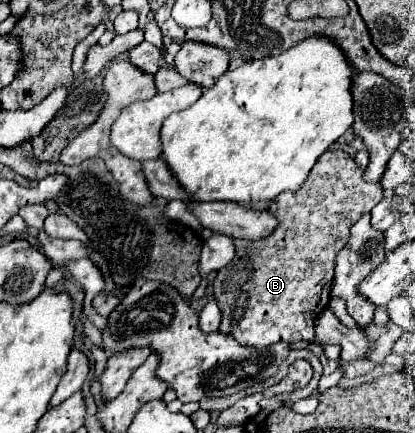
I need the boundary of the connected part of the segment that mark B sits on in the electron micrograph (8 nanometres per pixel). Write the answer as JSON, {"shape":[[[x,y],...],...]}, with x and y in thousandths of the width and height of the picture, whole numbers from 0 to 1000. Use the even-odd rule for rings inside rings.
{"shape":[[[788,346],[720,439],[682,443],[648,467],[643,485],[672,503],[672,522],[643,554],[566,554],[566,600],[523,628],[513,651],[537,725],[528,767],[614,808],[663,790],[759,790],[754,744],[793,702],[807,591],[836,568],[846,522],[918,457],[923,434],[884,420],[851,365]]]}

